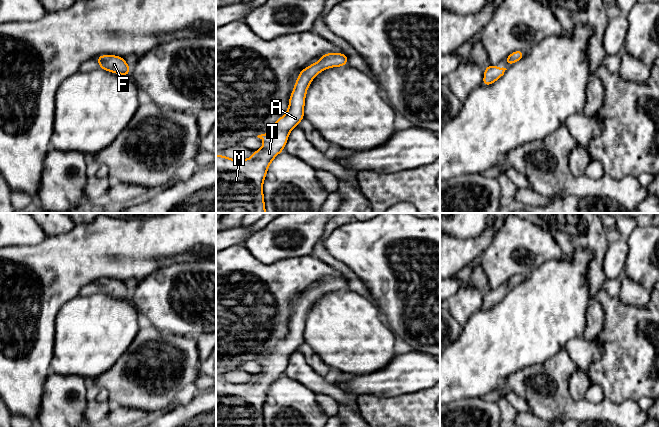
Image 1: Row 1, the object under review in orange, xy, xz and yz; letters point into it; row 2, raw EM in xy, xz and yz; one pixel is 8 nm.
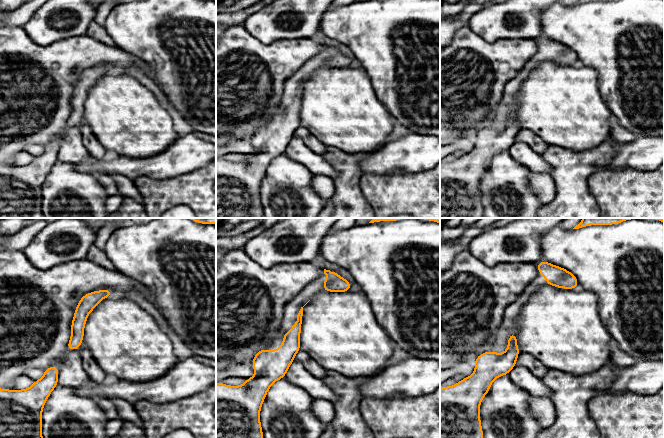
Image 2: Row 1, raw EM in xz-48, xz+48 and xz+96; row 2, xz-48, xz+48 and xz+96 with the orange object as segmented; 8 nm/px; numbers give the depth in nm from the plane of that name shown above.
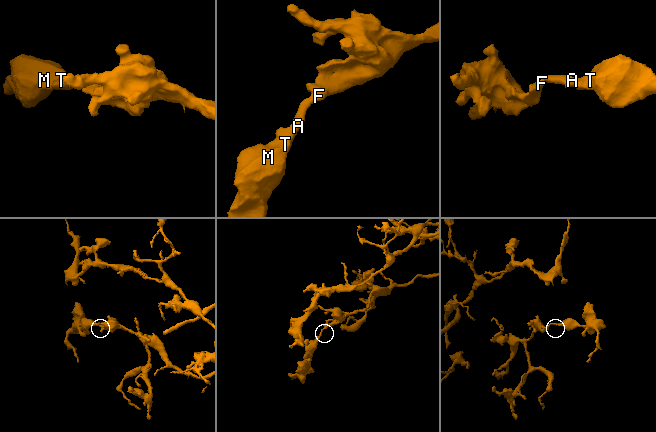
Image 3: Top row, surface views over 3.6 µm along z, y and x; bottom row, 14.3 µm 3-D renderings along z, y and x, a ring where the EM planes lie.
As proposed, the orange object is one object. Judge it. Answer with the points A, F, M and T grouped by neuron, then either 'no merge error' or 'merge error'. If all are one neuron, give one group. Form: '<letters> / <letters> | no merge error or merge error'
A F M T | no merge error

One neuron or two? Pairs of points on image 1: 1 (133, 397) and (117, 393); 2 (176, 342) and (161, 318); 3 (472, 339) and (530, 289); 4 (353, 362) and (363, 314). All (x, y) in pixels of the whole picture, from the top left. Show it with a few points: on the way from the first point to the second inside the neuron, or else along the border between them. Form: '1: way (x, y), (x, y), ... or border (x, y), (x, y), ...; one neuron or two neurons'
1: way (129, 393), (121, 393); one neuron
2: border (171, 332), (194, 338); two neurons
3: way (486, 333), (516, 303); one neuron
4: way (356, 350), (356, 326); one neuron

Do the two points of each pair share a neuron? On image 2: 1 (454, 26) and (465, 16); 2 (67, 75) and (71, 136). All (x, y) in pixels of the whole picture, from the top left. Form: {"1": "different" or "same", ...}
{"1": "same", "2": "same"}

